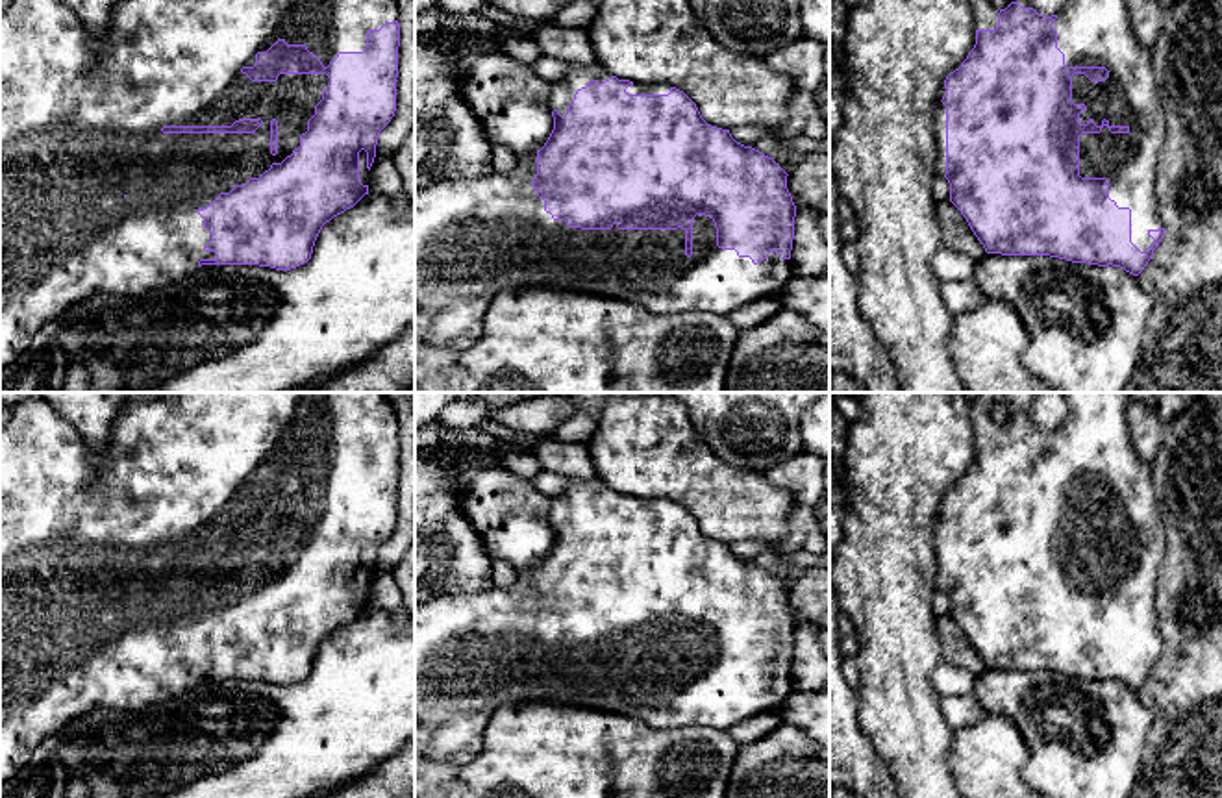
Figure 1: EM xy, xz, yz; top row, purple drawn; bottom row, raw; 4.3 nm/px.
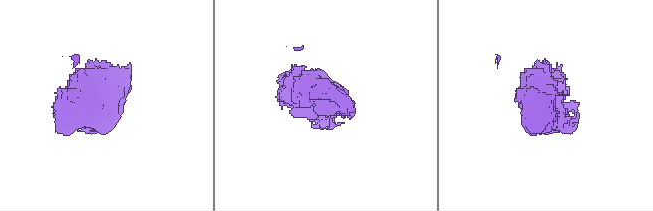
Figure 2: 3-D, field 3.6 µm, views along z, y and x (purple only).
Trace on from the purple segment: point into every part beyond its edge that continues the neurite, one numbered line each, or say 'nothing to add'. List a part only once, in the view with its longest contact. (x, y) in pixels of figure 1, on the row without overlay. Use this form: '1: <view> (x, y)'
1: xy (80, 532)

